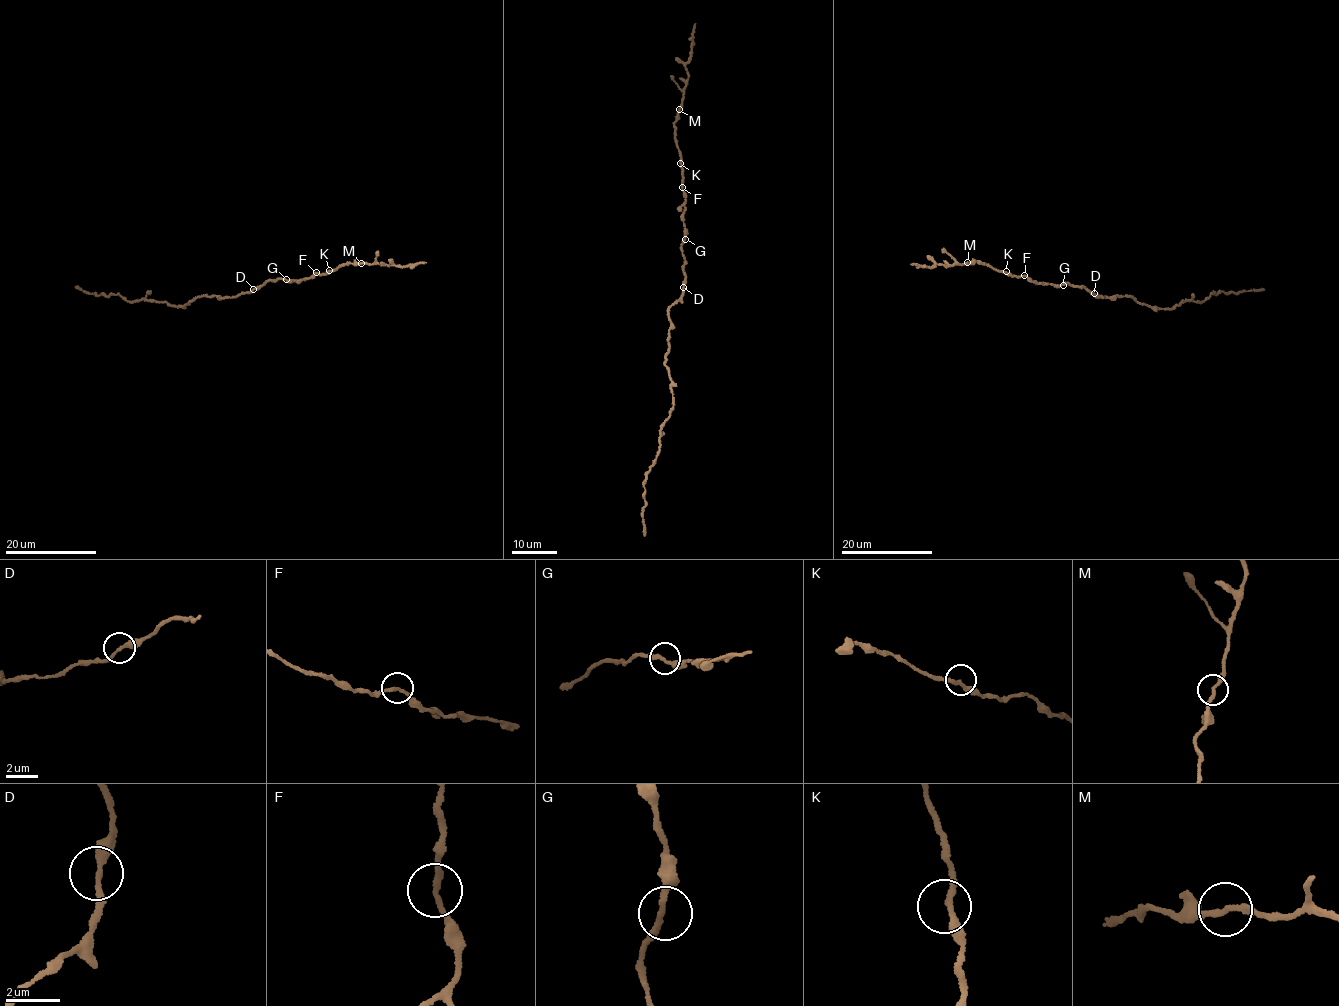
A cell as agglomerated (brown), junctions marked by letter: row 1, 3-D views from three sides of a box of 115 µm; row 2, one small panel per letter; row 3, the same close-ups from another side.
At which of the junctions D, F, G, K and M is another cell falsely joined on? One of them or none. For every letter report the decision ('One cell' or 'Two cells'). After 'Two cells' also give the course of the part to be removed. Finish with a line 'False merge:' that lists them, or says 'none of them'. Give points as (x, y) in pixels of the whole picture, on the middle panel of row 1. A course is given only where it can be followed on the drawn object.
D: One cell
F: One cell
G: One cell
K: One cell
M: Two cells. Course of the part to remove: (679, 109), (688, 78), (685, 64), (695, 23)
False merge: M

